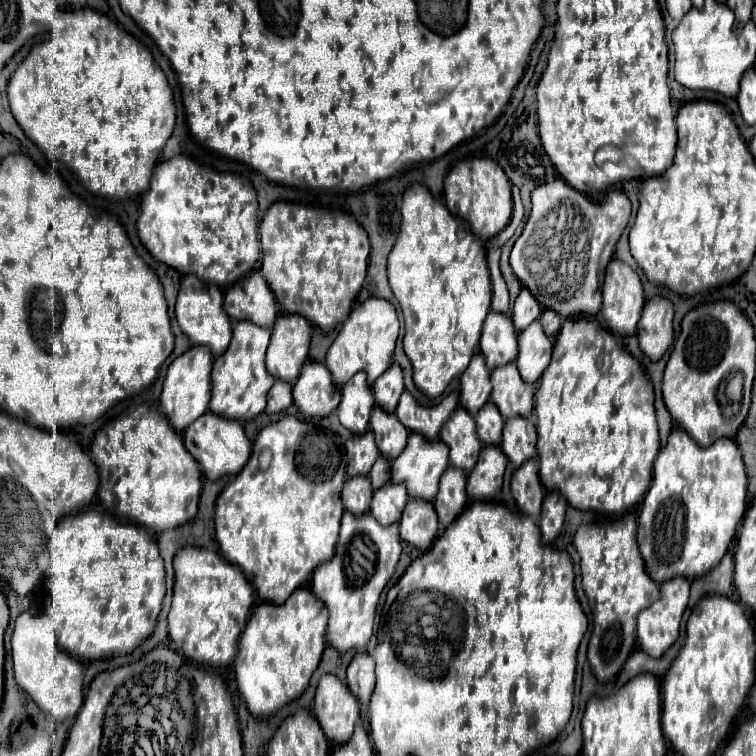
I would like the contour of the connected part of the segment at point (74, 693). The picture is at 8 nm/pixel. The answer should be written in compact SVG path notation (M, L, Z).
M19 616L13 632L13 662L15 662L15 680L17 684L35 700L35 704L49 714L53 720L67 720L75 718L83 704L83 666L69 656L65 650L61 650L55 642L55 636L51 630L47 630L41 622L35 620L35 616Z

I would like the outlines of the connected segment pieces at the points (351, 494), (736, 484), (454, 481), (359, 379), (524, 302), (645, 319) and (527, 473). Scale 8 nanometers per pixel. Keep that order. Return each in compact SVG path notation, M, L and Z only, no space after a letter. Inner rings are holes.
M353 476L343 486L343 506L353 514L369 512L369 504L373 498L371 480L367 476Z
M673 428L667 446L655 460L651 488L637 518L639 550L649 576L663 584L673 576L699 578L711 572L727 554L745 510L747 472L737 442L721 438L713 446L701 448L685 430Z
M449 466L445 470L445 474L441 476L439 492L433 502L441 528L449 526L455 520L455 516L465 508L465 504L469 500L467 490L465 490L465 480L467 480L467 474L453 466Z
M357 372L349 382L341 388L341 404L337 408L339 420L351 432L365 432L369 428L369 416L375 406L373 388L365 380L365 372Z
M523 288L521 294L517 296L517 300L513 304L513 312L511 312L511 318L513 318L515 328L519 332L525 330L533 320L539 318L539 314L541 314L539 302L535 300L535 296L527 288Z
M653 296L645 302L637 338L641 350L651 360L659 360L669 350L673 342L673 304L669 298Z
M533 458L523 462L515 470L515 474L511 478L511 492L513 492L513 498L515 498L521 512L525 512L533 518L539 516L541 502L543 502L543 496L545 496L545 488L541 484L537 462Z

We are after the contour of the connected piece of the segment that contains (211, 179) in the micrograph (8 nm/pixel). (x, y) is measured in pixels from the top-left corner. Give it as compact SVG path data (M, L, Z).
M183 154L157 164L137 220L139 238L157 260L221 288L255 270L261 254L257 228L259 204L253 184L237 174L205 168Z

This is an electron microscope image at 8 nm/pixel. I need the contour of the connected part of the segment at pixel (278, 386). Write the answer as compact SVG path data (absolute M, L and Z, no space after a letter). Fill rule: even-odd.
M277 380L273 384L273 388L269 390L269 400L267 400L267 414L277 414L281 410L285 410L287 406L291 406L291 384L285 384L283 380Z

